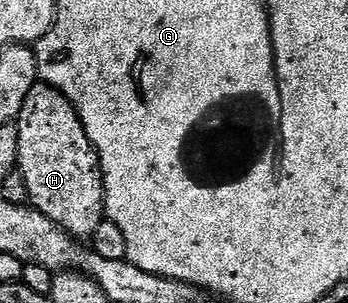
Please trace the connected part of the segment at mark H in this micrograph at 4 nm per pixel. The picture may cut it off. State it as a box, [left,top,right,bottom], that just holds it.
[17,84,105,240]

